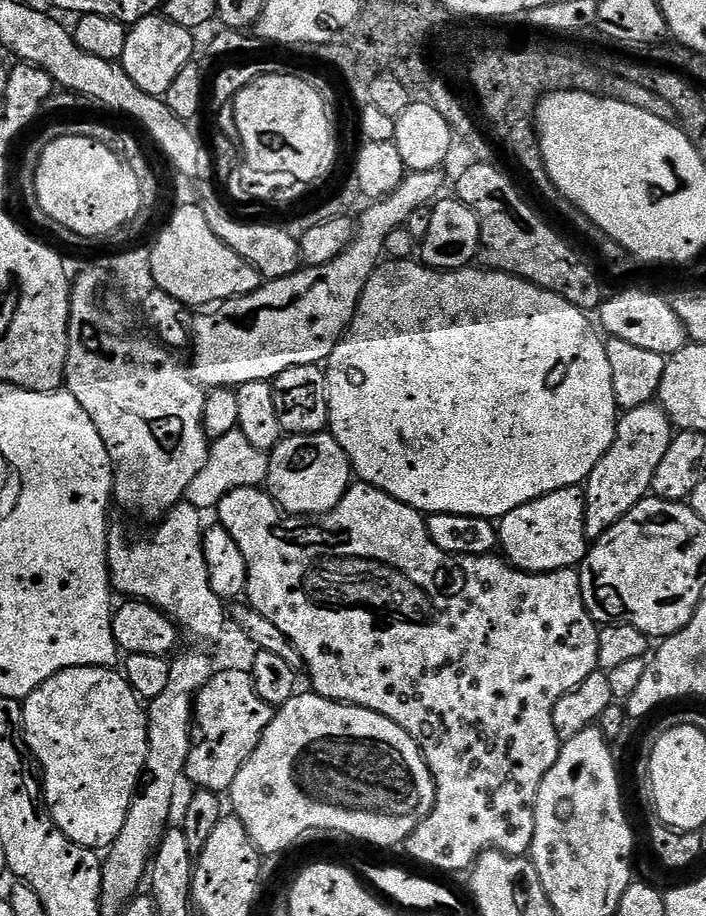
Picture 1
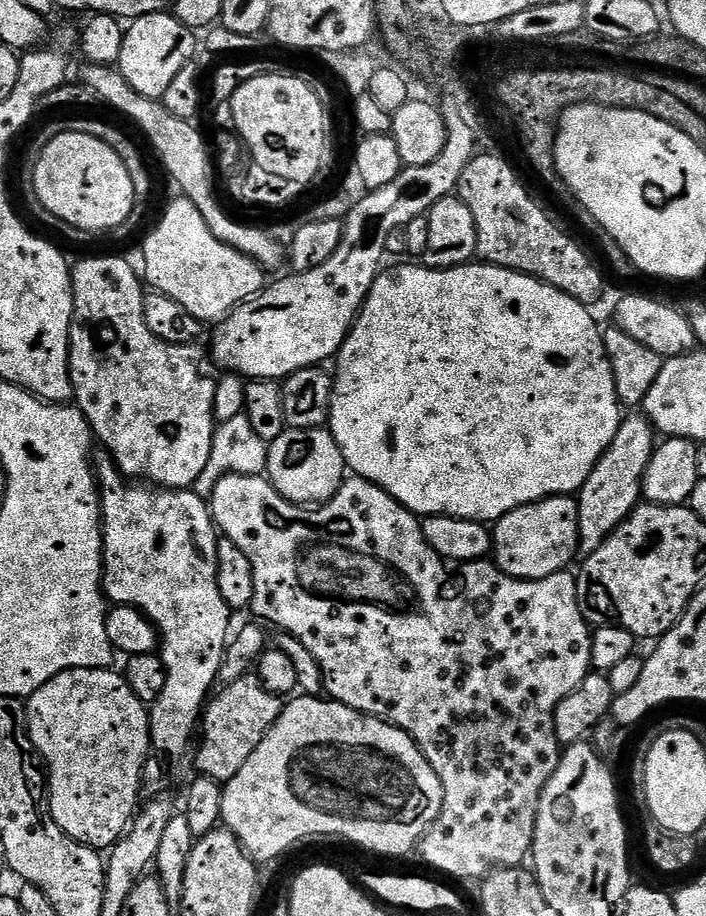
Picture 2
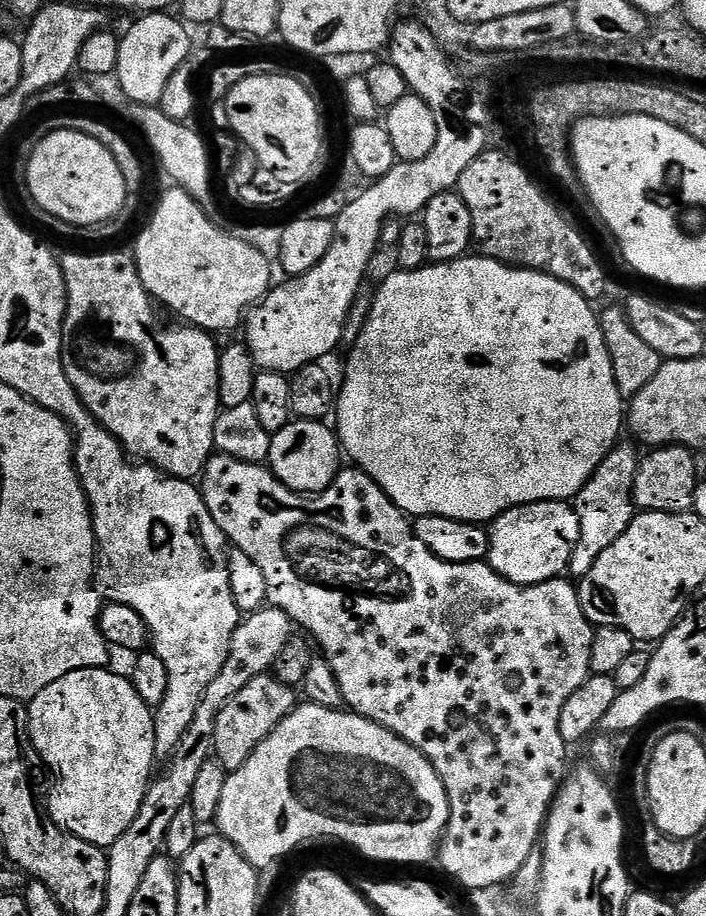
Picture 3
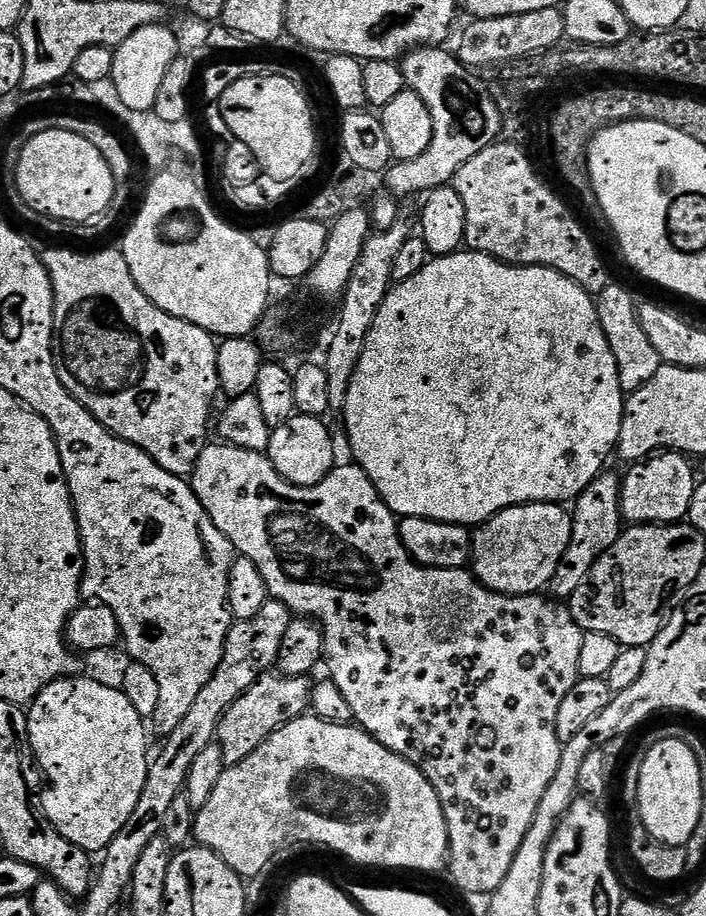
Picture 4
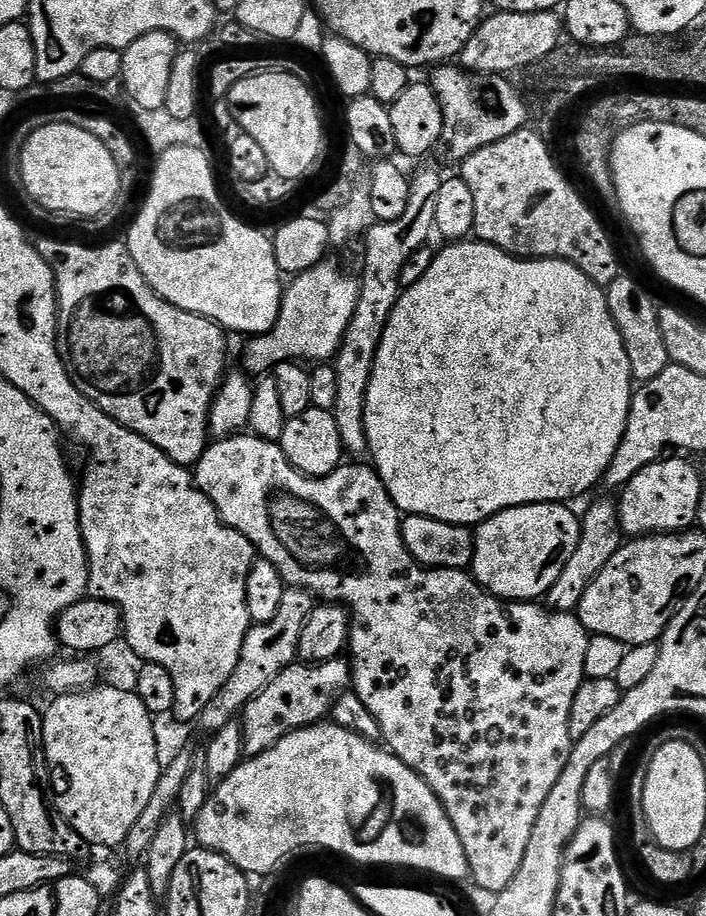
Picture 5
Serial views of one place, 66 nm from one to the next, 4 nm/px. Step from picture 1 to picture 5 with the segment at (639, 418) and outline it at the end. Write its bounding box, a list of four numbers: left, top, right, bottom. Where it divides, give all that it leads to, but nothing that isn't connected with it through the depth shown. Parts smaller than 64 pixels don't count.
[546,499,622,613]

